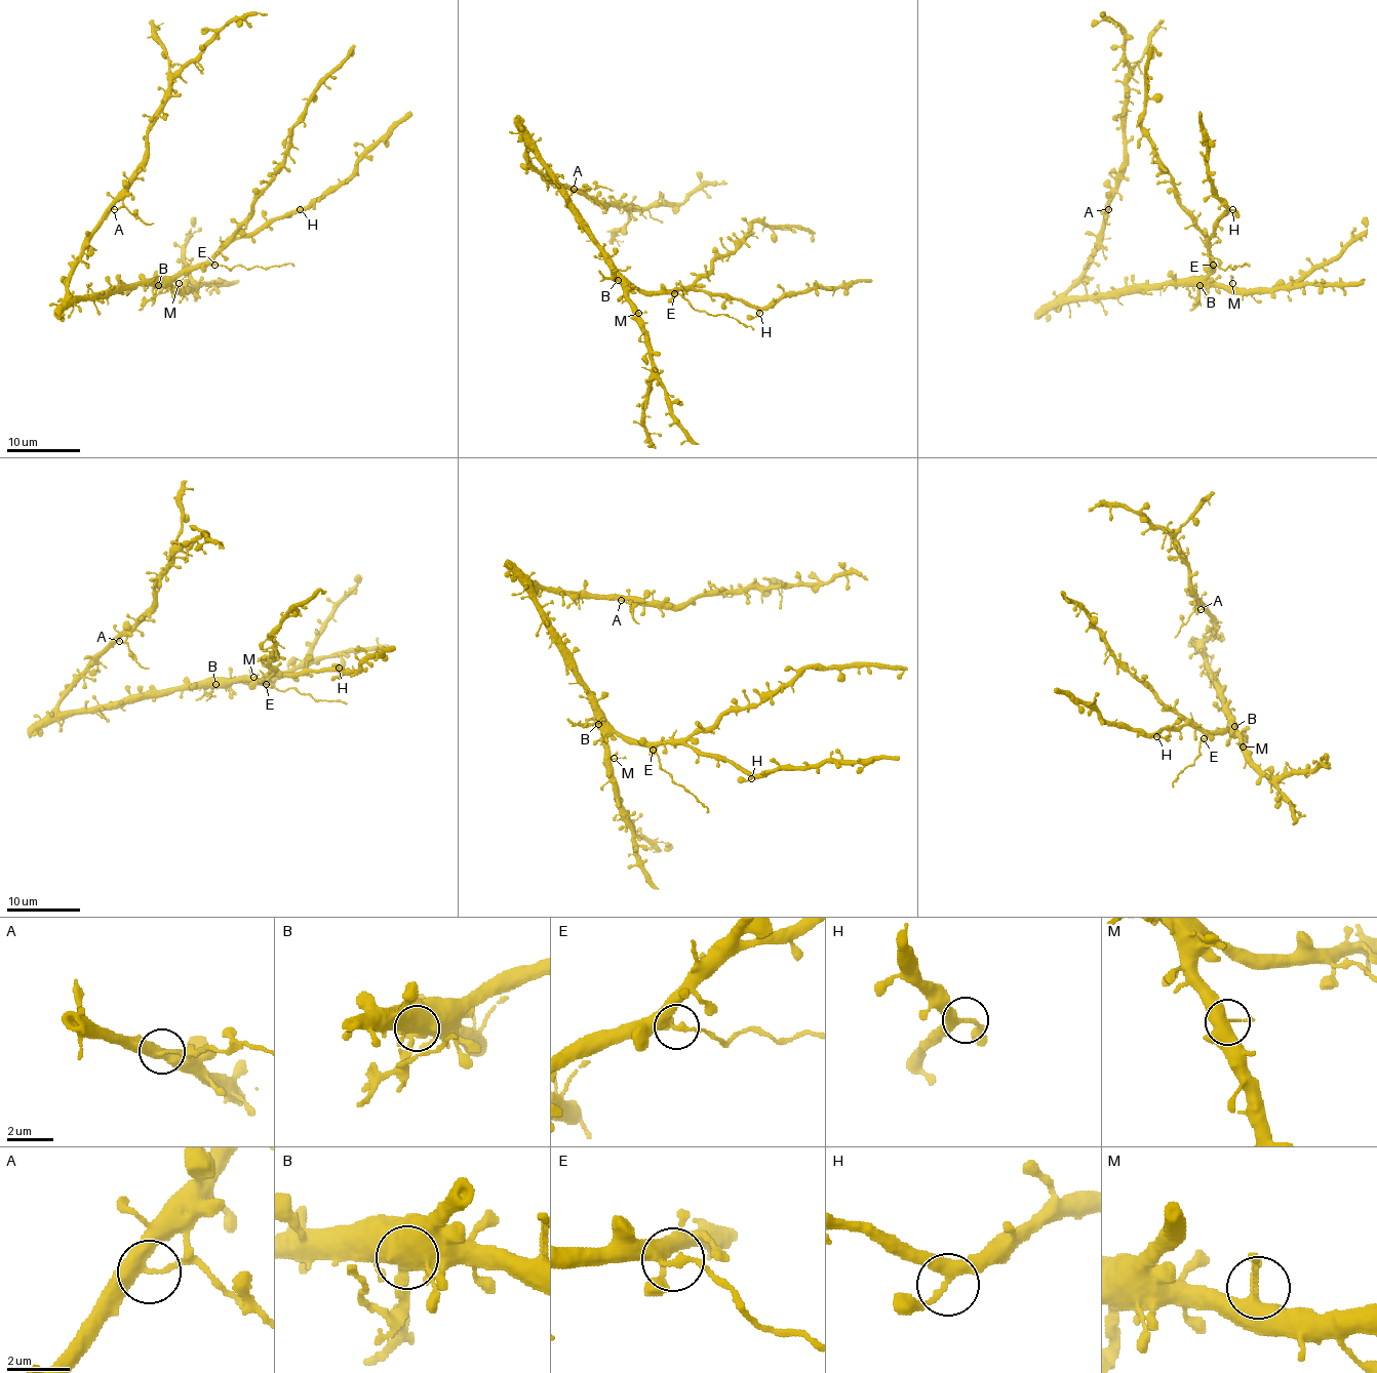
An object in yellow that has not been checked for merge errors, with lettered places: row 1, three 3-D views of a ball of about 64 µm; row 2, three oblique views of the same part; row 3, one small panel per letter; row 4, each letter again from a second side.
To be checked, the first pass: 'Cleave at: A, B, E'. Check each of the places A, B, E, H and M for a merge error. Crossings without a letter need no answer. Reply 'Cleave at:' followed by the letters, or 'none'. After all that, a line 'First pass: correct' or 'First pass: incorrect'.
Cleave at: A, B, E
First pass: correct

